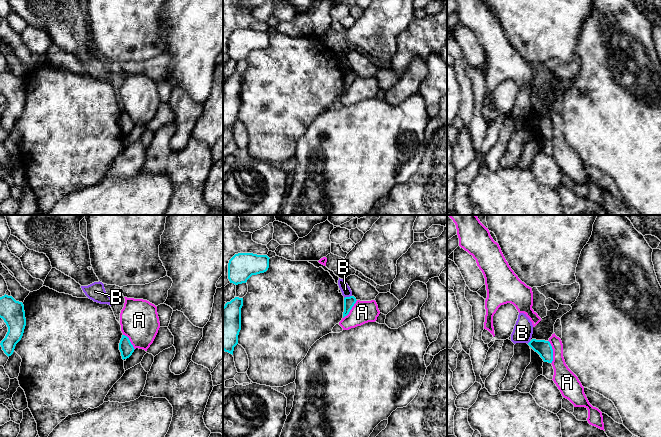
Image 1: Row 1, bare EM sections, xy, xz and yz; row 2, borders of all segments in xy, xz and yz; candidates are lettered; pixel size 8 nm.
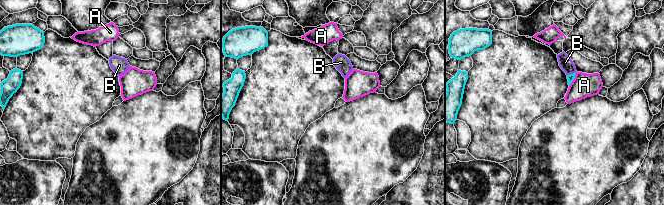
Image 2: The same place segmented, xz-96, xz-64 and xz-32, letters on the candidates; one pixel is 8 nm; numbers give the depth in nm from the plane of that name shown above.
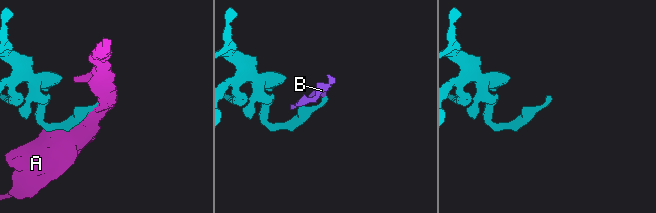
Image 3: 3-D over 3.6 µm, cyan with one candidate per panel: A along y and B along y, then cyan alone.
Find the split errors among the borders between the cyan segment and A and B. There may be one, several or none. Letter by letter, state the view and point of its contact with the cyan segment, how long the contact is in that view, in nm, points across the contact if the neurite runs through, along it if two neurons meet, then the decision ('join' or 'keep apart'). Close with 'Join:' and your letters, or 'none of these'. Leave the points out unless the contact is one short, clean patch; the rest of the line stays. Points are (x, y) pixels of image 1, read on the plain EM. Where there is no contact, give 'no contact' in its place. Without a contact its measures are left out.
A: contact yz (552, 128); length 190 nm; keep apart
B: contact xz (347, 73); length 70 nm; border xz (351, 71), (344, 74); keep apart
Join: none of these

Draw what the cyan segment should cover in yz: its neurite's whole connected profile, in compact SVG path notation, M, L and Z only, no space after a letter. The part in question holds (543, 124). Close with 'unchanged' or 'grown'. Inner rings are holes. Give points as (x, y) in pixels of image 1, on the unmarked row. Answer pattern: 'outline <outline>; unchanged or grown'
outline M532 115L528 121L540 131L544 138L552 139L553 125L549 117Z; unchanged

